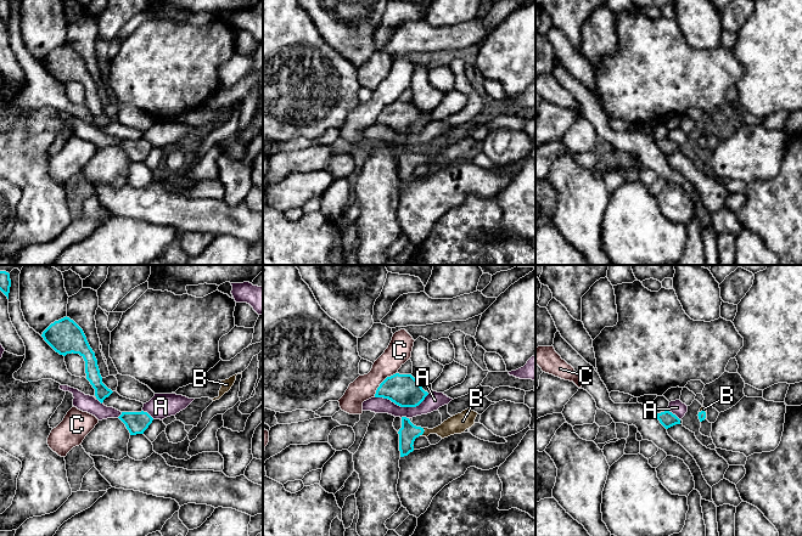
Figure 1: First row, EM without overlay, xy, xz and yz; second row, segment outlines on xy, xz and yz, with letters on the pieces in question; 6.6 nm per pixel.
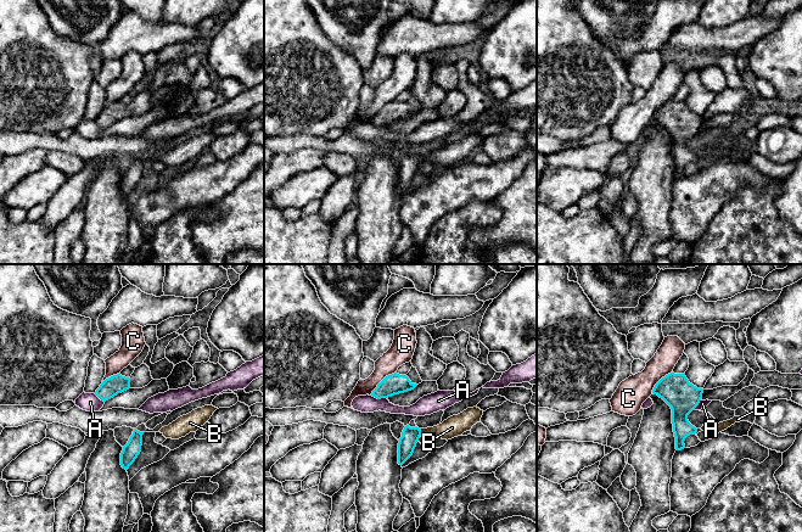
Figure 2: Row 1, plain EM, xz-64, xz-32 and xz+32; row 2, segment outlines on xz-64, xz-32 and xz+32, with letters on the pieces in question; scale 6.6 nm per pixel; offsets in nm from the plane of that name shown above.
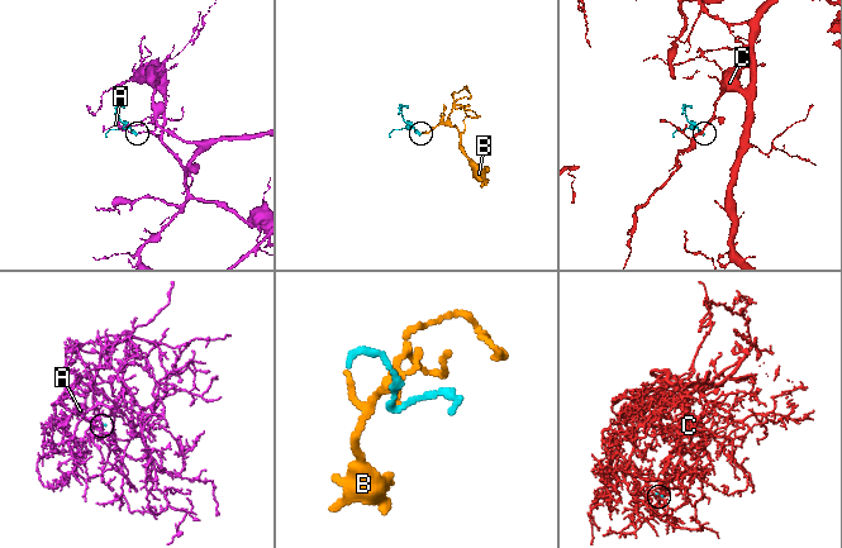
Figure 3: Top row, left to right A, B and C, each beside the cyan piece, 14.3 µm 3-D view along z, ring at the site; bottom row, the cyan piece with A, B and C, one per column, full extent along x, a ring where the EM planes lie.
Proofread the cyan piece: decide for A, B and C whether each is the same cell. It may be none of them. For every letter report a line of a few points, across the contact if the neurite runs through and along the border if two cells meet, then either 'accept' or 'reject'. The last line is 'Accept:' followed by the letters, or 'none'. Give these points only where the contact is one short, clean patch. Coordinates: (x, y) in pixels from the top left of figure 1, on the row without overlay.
A: xz (428, 122), (415, 134), (398, 134), (387, 127), (375, 125) | reject
B: xz (408, 161), (422, 161), (444, 158), (456, 152) | accept
C: xz (397, 100), (388, 103), (380, 112), (374, 124) | reject
Accept: B

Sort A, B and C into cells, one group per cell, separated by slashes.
A / B / C

